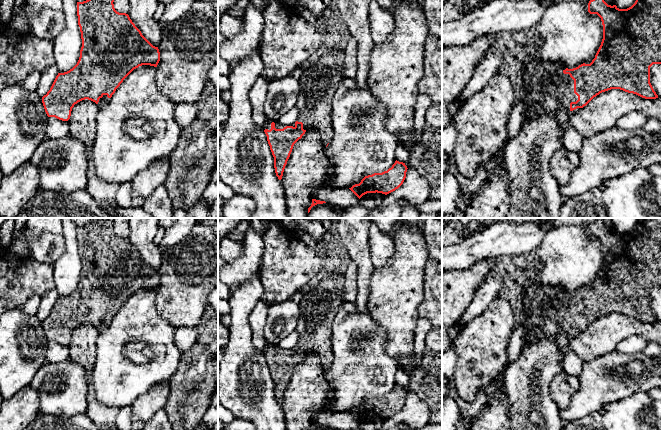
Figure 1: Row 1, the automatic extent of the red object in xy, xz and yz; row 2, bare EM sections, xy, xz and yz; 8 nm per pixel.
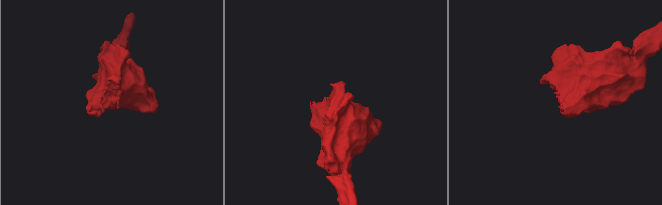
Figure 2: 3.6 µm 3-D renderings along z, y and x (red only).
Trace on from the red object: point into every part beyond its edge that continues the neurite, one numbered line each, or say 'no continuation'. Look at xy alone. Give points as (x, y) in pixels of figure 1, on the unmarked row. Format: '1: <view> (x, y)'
1: xy (103, 325)

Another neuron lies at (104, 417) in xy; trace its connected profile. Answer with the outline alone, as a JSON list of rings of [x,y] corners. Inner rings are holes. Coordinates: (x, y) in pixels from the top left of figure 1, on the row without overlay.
[[[90,374],[87,376],[88,393],[87,393],[87,410],[86,415],[96,425],[98,430],[119,430],[116,426],[116,418],[120,409],[116,407],[108,407],[99,403],[92,387]]]

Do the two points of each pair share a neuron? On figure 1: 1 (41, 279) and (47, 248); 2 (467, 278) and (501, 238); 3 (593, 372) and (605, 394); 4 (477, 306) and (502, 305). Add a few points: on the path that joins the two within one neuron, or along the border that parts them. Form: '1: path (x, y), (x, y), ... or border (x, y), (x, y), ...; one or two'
1: border (31, 257), (52, 265); two
2: border (494, 259), (480, 259), (462, 270); two
3: path (598, 377), (601, 380), (601, 389); one
4: border (498, 295), (481, 313), (469, 321); two

